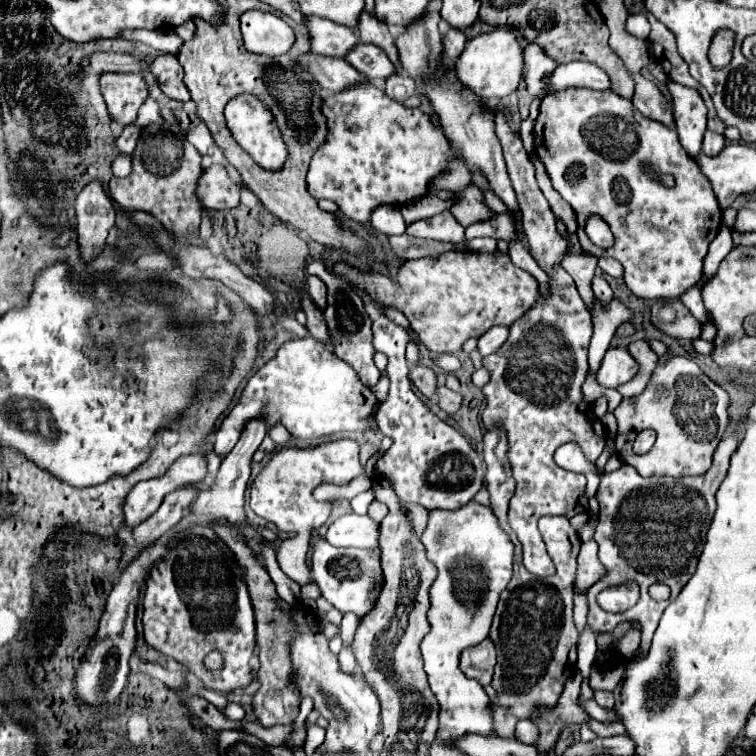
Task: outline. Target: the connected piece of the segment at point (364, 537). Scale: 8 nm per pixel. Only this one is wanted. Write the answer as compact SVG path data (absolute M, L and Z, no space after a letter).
M345 514L329 526L327 542L333 546L375 548L379 542L379 524L369 516Z

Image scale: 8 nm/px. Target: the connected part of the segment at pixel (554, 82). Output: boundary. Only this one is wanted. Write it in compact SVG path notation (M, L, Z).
M569 62L561 64L551 76L551 86L547 92L557 92L561 88L593 88L593 90L611 90L609 76L591 62Z

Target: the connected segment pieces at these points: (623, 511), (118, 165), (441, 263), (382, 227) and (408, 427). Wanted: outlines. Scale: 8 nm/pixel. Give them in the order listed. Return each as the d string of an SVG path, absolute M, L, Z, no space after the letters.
M733 434L719 442L713 466L703 476L687 476L687 478L643 478L635 468L623 464L619 470L611 474L603 474L599 486L599 504L601 518L595 530L595 542L599 544L599 560L605 566L607 574L595 582L587 596L589 604L595 604L595 596L599 590L619 584L627 578L637 580L641 586L641 600L629 612L609 613L597 606L589 607L587 624L596 632L612 632L617 624L625 621L639 620L643 624L641 632L641 648L637 656L645 656L651 646L651 636L657 628L659 616L667 608L669 602L655 602L649 598L647 588L655 582L667 582L671 588L671 600L677 598L681 588L693 576L697 566L697 556L701 552L701 542L705 542L705 534L709 530L711 518L715 514L715 492L725 480L729 458L739 446L741 434Z
M119 154L113 162L113 174L115 176L129 176L133 164L133 154Z
M447 252L439 260L407 260L399 270L397 282L383 274L361 274L343 262L335 264L333 270L355 280L359 288L367 290L381 304L401 310L421 342L437 354L457 352L465 340L479 338L493 326L511 326L539 296L535 276L517 268L501 252L467 252L467 256L463 252Z
M379 206L375 212L371 212L371 226L383 234L403 234L405 232L405 222L395 206Z
M379 316L373 322L375 348L389 358L387 376L391 382L387 402L377 408L377 424L379 430L393 438L389 452L379 460L377 472L379 476L389 476L393 482L393 490L399 494L403 502L415 502L429 508L461 508L481 490L483 480L483 460L473 450L469 440L461 436L447 422L439 420L411 390L409 382L409 364L405 360L405 346L409 336L405 328L391 322L387 316Z

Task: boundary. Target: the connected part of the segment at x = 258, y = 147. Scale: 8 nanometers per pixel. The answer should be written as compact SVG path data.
M237 96L225 106L225 118L227 118L227 128L231 130L233 138L237 144L253 156L255 162L259 162L267 170L279 170L283 166L283 160L287 158L287 148L279 136L279 130L275 128L271 112L255 100L255 96Z

